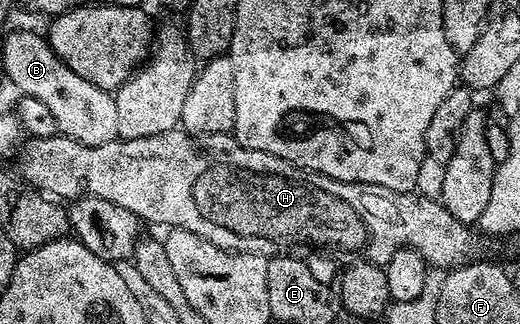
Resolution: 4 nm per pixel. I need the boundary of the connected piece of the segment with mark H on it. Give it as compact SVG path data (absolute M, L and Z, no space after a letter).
M176 127L165 131L161 135L124 137L101 143L100 146L87 146L85 143L77 142L62 135L56 135L49 139L32 137L22 146L22 155L23 177L31 184L28 186L34 187L52 198L96 197L97 199L109 199L109 203L117 203L117 207L126 207L129 211L133 211L133 215L137 215L140 222L147 224L148 221L151 225L167 225L166 227L171 229L193 231L193 235L201 235L201 239L209 239L209 243L213 243L222 249L229 249L232 253L259 253L261 256L270 259L284 255L299 255L302 254L302 249L315 248L324 249L331 257L351 257L347 259L362 259L371 261L375 265L386 266L387 261L393 259L395 252L399 249L408 248L421 254L427 260L428 266L440 265L443 271L447 271L452 267L468 264L476 256L474 253L479 249L479 241L475 238L476 230L470 225L453 219L453 215L449 215L449 211L443 205L442 200L423 197L422 194L416 191L410 193L389 191L389 187L377 187L376 185L357 183L356 181L338 181L320 173L310 173L307 169L299 169L297 166L289 164L288 161L281 159L277 155L269 155L265 151L246 149L244 145L235 141L231 133L194 137L191 133L184 133L182 128Z

